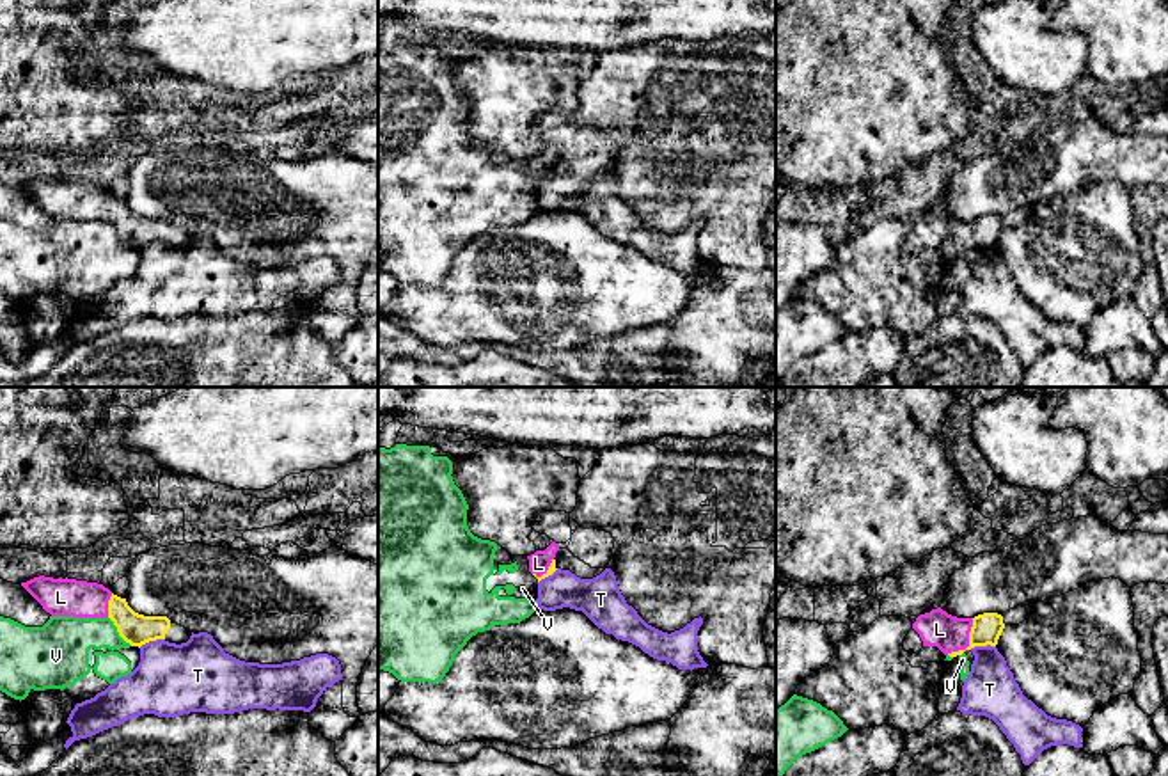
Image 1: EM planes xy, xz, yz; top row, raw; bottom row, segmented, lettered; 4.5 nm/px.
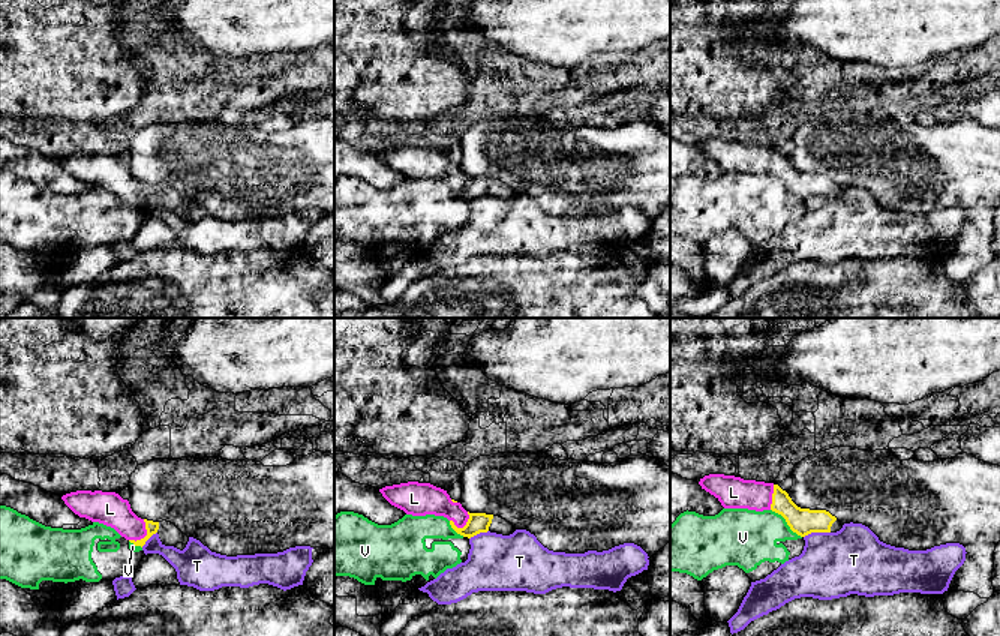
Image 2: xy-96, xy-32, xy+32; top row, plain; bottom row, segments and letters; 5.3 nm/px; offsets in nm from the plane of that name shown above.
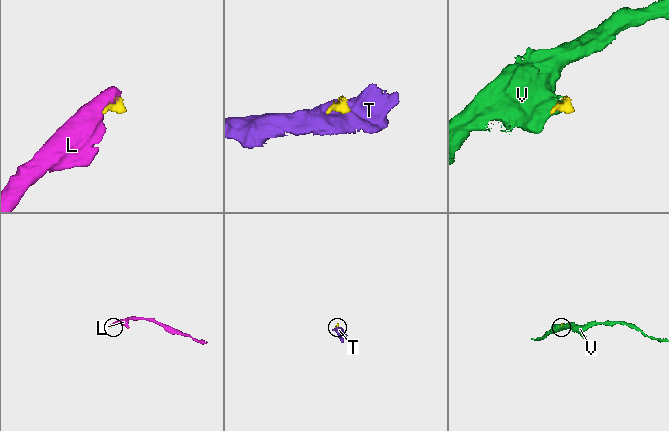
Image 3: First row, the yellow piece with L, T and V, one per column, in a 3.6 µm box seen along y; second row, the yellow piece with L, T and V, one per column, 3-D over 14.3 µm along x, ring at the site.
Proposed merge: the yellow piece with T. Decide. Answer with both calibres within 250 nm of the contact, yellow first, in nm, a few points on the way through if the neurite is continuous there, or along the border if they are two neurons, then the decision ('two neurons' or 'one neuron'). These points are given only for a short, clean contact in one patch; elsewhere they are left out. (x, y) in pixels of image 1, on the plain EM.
calibres 140 and 320 nm; border xy (164, 240), (139, 249); two neurons

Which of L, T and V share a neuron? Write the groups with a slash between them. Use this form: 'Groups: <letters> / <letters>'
Groups: L / T / V

